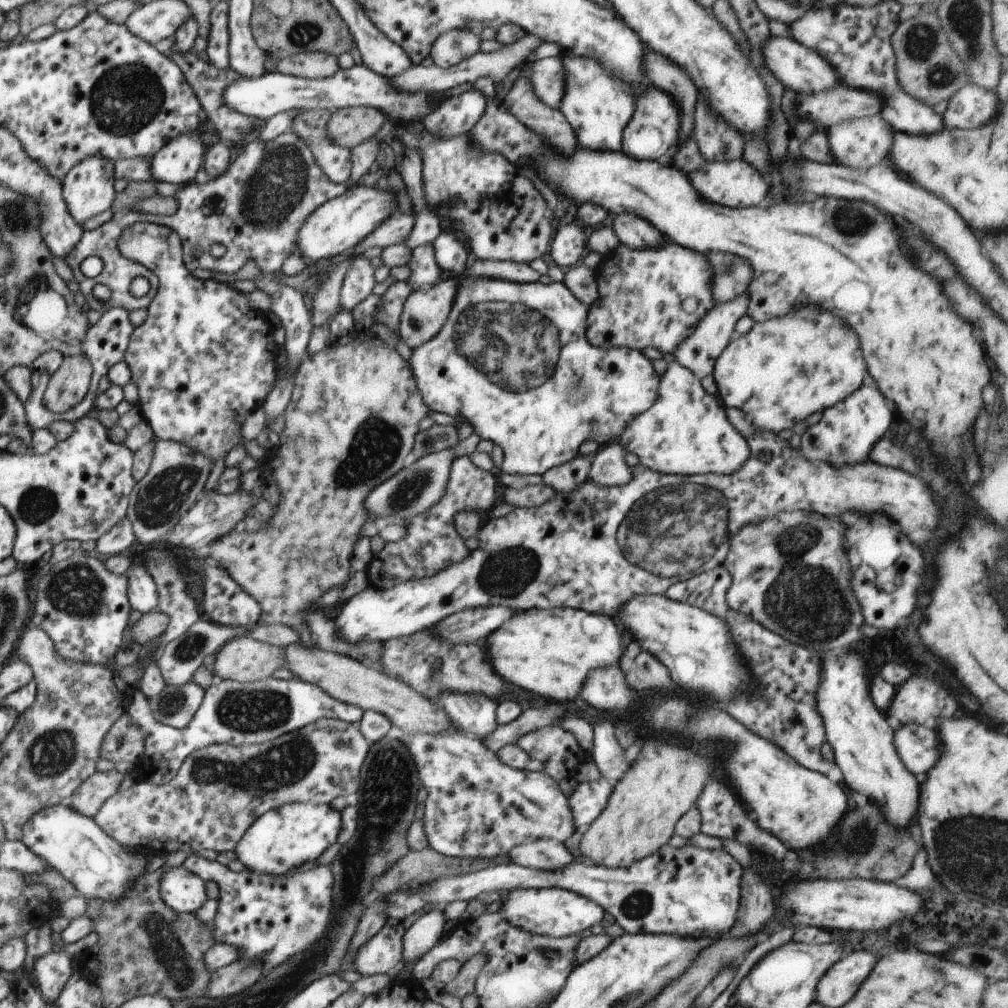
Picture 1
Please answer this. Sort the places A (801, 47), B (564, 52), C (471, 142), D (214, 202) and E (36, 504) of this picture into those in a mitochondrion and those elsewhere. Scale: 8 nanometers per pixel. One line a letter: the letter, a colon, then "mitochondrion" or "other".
A: other
B: other
C: other
D: mitochondrion
E: mitochondrion

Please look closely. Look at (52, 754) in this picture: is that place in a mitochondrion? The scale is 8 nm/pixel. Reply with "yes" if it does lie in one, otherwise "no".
yes

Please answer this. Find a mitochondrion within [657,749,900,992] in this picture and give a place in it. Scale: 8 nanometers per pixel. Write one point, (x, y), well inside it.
(854, 843)

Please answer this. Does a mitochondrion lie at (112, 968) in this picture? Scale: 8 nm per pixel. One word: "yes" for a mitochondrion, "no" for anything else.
no

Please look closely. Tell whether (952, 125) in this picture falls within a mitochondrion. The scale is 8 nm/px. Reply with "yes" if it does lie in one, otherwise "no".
no

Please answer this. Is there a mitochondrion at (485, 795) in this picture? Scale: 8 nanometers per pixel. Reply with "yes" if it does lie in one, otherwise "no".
no

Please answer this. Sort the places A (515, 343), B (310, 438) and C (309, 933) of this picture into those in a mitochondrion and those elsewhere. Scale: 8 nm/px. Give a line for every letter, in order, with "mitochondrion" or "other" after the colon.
A: mitochondrion
B: other
C: mitochondrion

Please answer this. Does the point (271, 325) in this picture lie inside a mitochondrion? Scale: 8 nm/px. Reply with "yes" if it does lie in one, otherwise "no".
no

